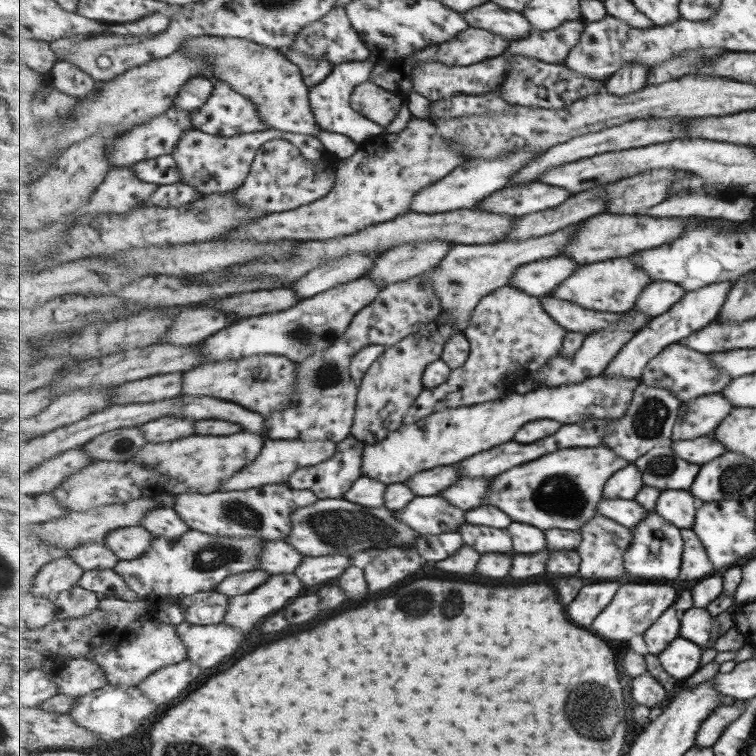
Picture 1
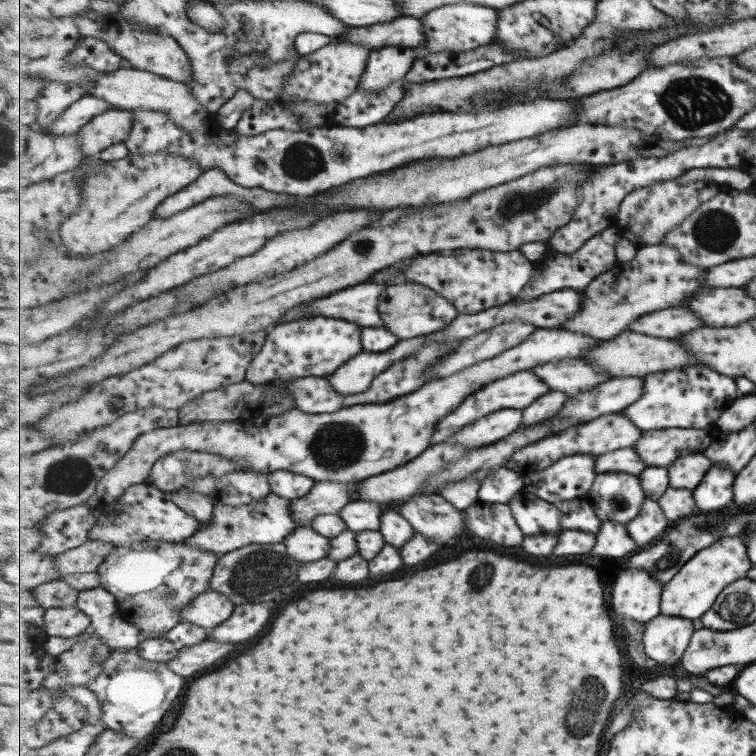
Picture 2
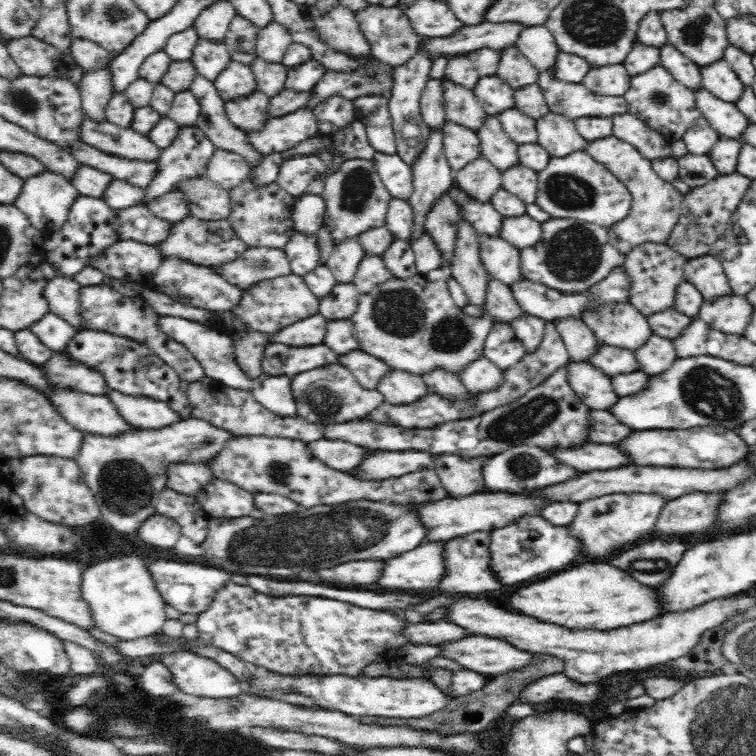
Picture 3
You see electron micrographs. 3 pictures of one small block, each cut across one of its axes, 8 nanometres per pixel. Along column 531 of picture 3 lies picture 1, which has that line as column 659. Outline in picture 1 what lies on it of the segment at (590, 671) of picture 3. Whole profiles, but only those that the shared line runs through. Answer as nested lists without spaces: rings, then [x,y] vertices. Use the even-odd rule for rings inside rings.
[[[674,605],[669,607],[668,611],[649,628],[649,632],[645,632],[643,638],[648,653],[661,655],[677,637],[681,636],[681,620],[676,609]]]

